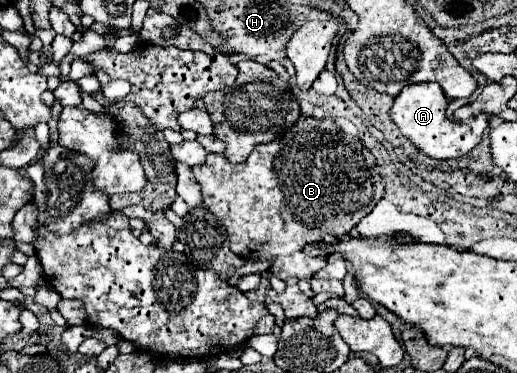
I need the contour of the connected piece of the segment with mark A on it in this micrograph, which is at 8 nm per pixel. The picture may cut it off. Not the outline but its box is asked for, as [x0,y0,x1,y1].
[390,82,490,160]

